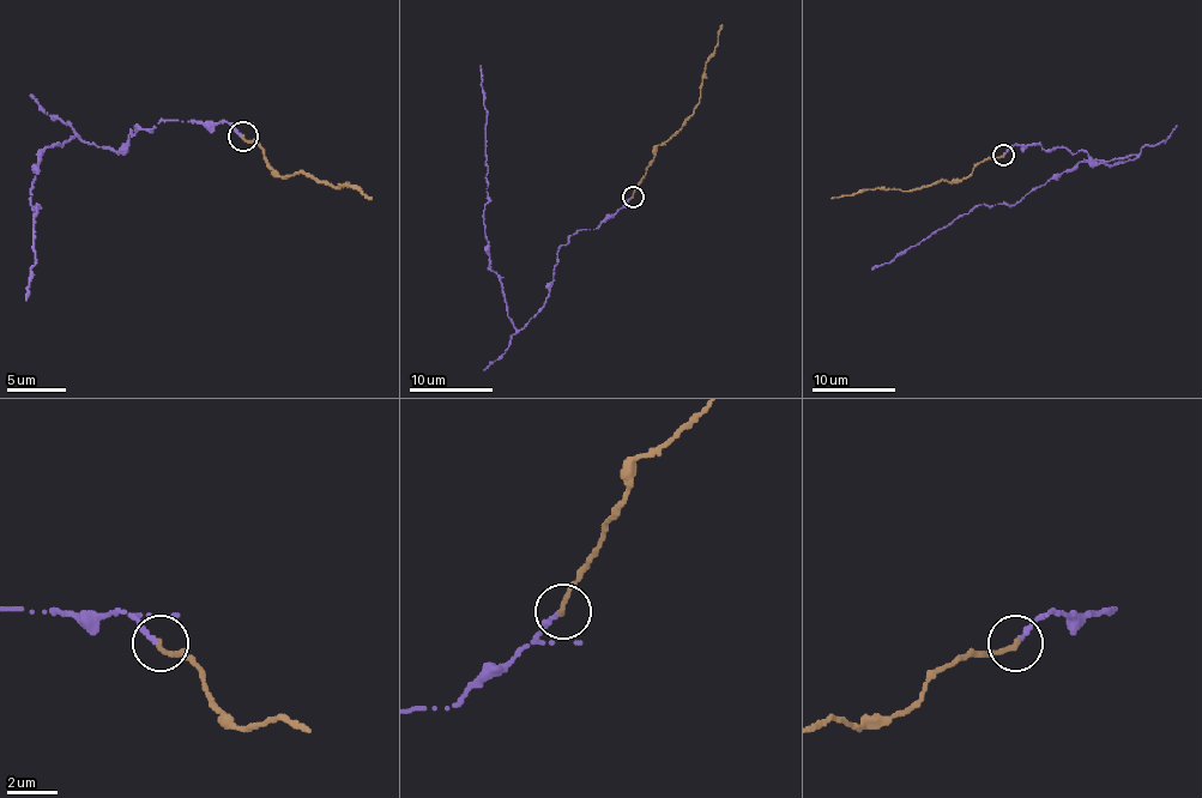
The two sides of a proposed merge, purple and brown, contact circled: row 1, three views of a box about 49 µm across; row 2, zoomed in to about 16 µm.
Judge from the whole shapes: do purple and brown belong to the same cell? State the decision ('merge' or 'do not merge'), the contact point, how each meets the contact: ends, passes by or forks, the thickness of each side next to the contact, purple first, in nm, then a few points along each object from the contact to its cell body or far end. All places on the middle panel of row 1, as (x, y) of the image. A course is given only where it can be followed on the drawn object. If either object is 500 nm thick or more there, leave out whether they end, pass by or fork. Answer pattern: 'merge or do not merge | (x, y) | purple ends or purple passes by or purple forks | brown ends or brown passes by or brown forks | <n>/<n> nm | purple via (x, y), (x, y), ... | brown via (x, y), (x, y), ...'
merge | (633, 197) | purple ends | brown ends | 220/240 nm | purple via (632, 197), (595, 229), (569, 237), (557, 253), (547, 302), (517, 330), (490, 267), (484, 225), (479, 65) | brown via (632, 197), (654, 149), (677, 132), (699, 102), (705, 62), (718, 44), (722, 25)

